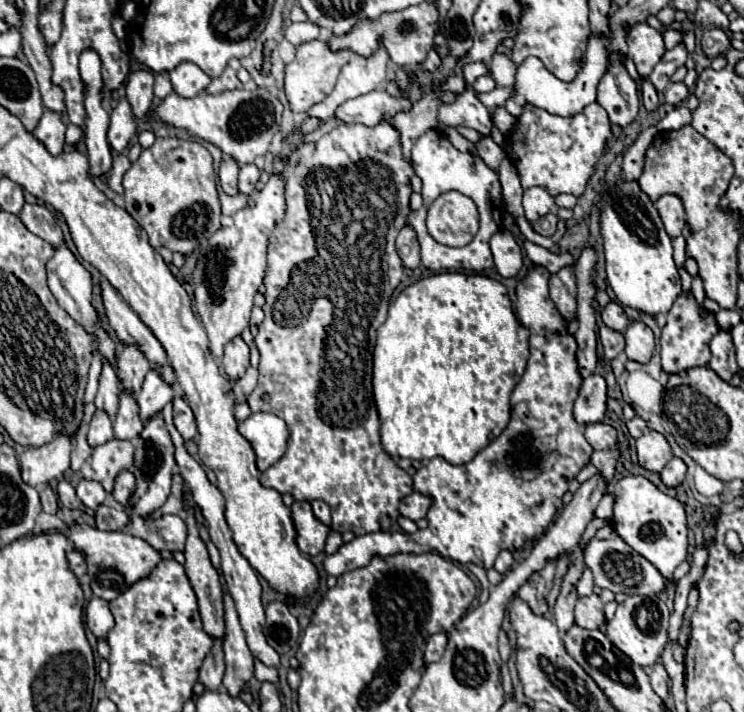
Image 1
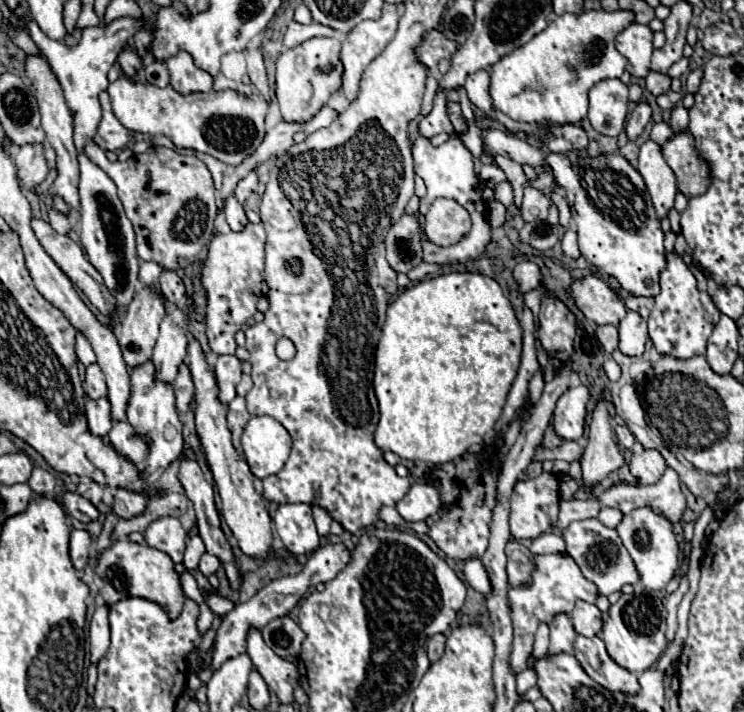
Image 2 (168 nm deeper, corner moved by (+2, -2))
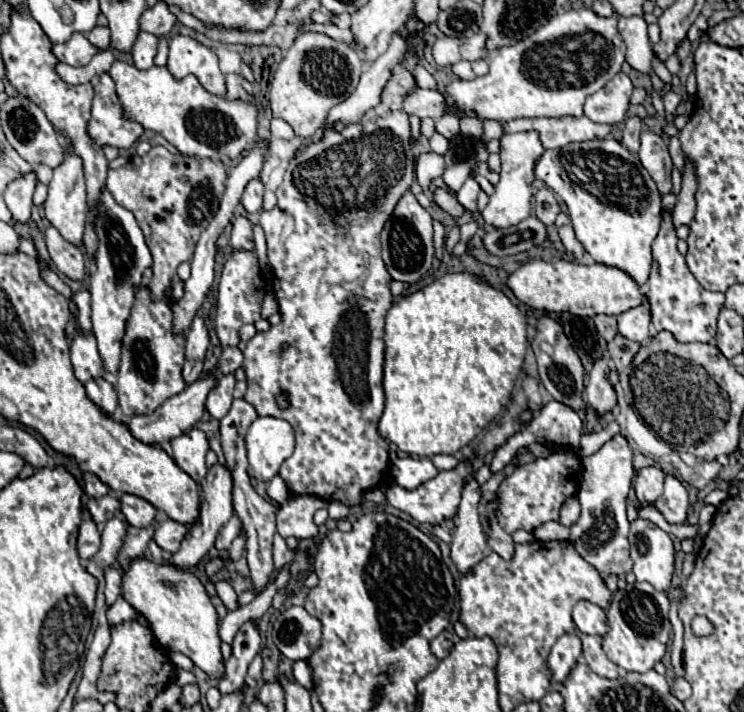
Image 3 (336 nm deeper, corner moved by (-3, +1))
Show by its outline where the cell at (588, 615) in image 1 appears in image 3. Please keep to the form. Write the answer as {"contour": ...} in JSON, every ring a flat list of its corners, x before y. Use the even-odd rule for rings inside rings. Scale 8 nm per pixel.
{"contour":[[578,602,572,610,572,620,576,624,576,628,582,634,596,634,596,636,604,636,608,632,608,624,606,624,606,614,600,606,590,604,590,602]]}

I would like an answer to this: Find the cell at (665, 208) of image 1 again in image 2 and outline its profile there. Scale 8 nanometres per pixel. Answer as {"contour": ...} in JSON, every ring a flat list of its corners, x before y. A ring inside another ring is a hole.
{"contour":[[645,141,639,151,637,171,645,179,647,191,651,195,653,207,657,211,657,219,665,219,673,209,677,195,677,179,671,167,665,163,661,155,661,147,653,141]]}

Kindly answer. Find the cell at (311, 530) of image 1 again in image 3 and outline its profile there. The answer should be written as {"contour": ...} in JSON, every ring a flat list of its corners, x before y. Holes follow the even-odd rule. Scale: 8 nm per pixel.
{"contour":[[294,496,290,502,280,506,278,512,278,534,282,538,294,536,298,540,316,538,318,526,312,522,312,516,318,508,326,506,326,502,318,496]]}

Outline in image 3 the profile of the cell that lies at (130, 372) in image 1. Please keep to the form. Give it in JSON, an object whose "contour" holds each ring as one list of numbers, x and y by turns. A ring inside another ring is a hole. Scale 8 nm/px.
{"contour":[[164,146,152,148,142,158,132,156,130,162,118,170,108,170,108,192,120,206,136,216,152,252,154,276,148,288,154,298,160,298,172,284,170,280,176,274,176,268,192,258,200,234,218,212,226,176,228,166,222,160,172,154]]}

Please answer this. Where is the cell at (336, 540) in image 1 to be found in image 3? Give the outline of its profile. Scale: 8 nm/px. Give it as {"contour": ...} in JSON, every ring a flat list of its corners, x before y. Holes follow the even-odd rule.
{"contour":[[330,502,328,506,328,514,332,520,342,520,348,516,348,506,342,502]]}

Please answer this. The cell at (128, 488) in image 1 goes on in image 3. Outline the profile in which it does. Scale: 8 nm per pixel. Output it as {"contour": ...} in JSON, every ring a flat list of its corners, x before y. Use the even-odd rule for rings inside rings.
{"contour":[[124,494,120,498,120,502,122,502,122,514,126,516,130,526,146,528,146,526,150,526,154,522,156,508,150,502,146,502,144,498,138,498,138,496,132,496,132,494]]}

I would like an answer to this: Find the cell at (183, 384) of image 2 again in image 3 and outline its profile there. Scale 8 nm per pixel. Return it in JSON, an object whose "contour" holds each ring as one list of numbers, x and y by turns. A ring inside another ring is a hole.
{"contour":[[196,314,190,324,190,330,186,334,186,362,184,362,184,370,182,370,186,384,192,384,202,374,202,364,204,364,208,346,210,346,208,328,204,324,204,318,200,314]]}

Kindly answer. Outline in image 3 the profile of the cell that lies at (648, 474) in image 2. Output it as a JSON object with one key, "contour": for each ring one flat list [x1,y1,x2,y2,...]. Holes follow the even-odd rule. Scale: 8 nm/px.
{"contour":[[642,468,636,474,634,482,634,492,640,504,654,504,658,496,662,494,662,484,664,484,666,474,660,468]]}

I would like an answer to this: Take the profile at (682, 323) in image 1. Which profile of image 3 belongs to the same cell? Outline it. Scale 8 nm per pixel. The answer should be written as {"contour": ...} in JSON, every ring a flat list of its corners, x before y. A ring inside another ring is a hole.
{"contour":[[662,210,660,230,652,244,654,264,648,278,648,304,652,312,652,324,656,326,656,330,672,332,674,338,680,342,712,342,712,338,716,336,716,318,724,306,724,294,710,292,696,282,686,266,684,256,678,252,676,242,678,236,672,224,672,216]]}

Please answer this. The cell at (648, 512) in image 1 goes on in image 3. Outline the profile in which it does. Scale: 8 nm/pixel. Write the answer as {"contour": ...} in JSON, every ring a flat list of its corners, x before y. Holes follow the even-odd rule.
{"contour":[[638,518,630,524,628,540,630,540,630,558,634,562,632,572,636,576,636,582,648,582,656,590,666,592,670,588,670,580,674,572,674,546,670,536,664,530,660,530,656,524]]}

